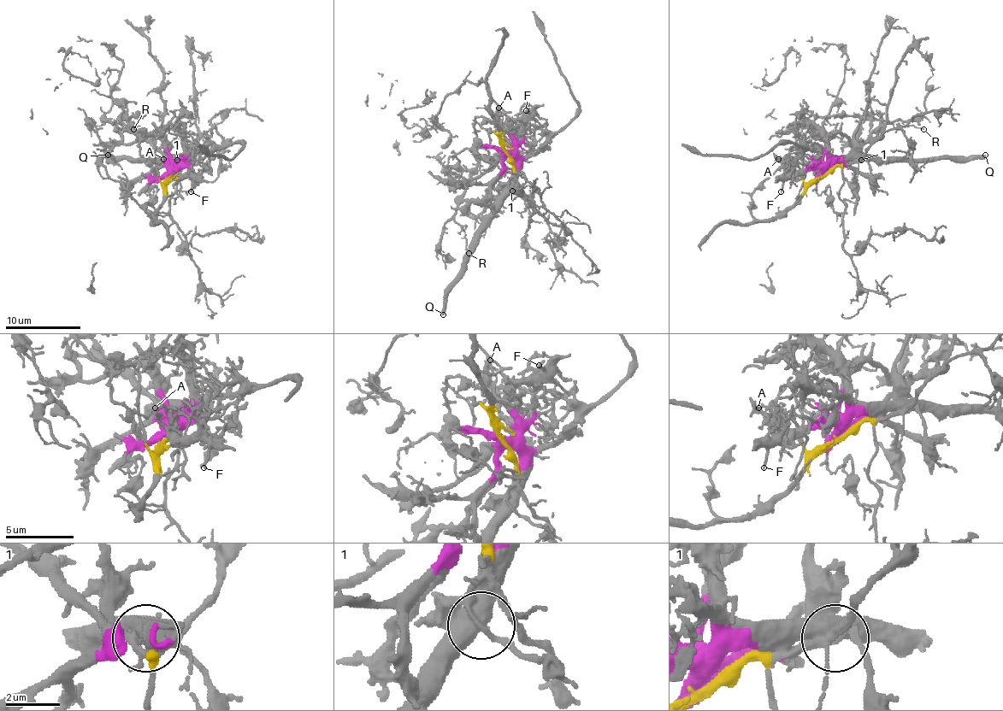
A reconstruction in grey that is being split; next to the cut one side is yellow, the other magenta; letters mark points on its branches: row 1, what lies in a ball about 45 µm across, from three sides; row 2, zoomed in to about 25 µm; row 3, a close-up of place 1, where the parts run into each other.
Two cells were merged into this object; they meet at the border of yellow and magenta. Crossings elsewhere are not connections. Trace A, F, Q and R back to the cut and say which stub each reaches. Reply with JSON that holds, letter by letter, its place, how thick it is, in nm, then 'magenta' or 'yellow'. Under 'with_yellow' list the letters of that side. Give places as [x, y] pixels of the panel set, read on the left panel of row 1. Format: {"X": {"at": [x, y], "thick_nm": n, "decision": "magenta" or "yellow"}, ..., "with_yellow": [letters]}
{"A": {"at": [163, 159], "thick_nm": 150, "decision": "magenta"}, "F": {"at": [191, 191], "thick_nm": 130, "decision": "magenta"}, "Q": {"at": [108, 155], "thick_nm": 440, "decision": "magenta"}, "R": {"at": [133, 129], "thick_nm": 130, "decision": "magenta"}, "with_yellow": []}

